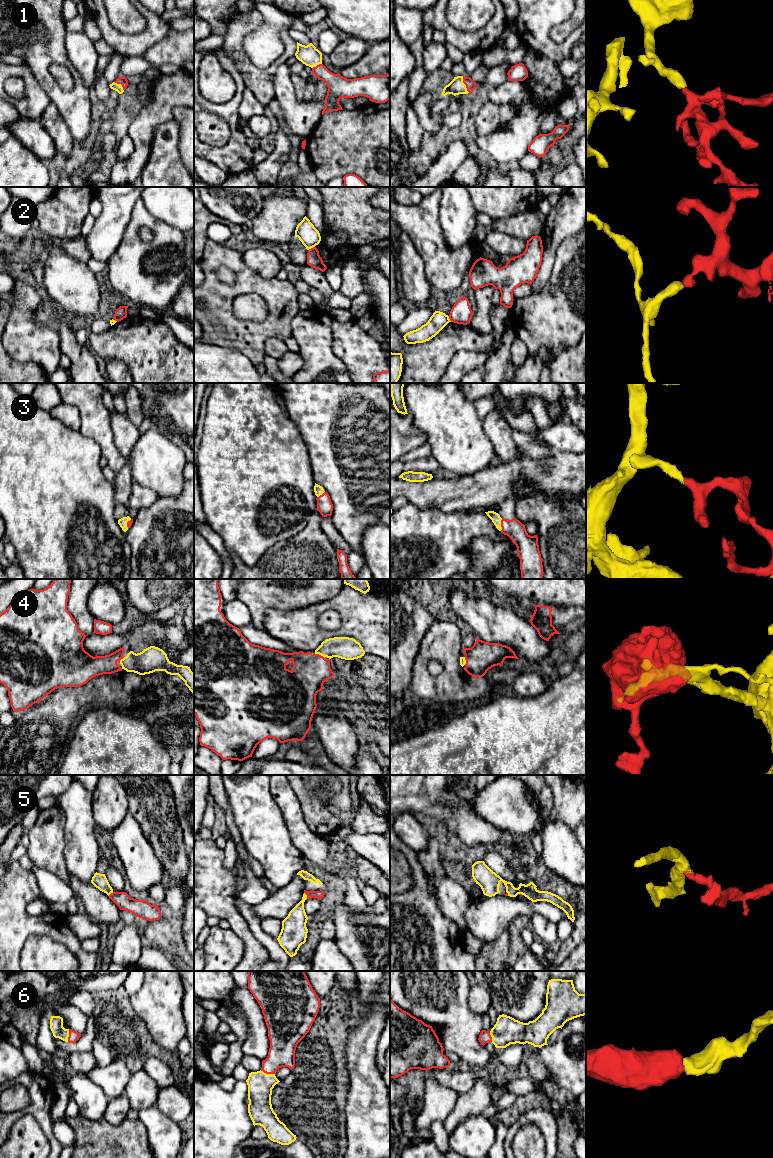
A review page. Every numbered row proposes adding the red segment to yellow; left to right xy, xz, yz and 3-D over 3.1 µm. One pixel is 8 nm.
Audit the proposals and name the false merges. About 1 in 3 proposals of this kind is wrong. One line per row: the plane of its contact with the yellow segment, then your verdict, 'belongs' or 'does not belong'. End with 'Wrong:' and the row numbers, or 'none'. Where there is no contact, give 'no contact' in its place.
1: yz | belongs
2: xz | does not belong
3: yz | belongs
4: xz | belongs
5: xz | belongs
6: xz | belongs
Wrong: 2

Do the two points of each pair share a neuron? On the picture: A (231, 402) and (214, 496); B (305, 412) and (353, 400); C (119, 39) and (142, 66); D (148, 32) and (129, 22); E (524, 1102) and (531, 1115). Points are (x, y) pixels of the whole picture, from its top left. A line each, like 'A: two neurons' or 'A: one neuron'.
A: one neuron
B: one neuron
C: two neurons
D: two neurons
E: two neurons

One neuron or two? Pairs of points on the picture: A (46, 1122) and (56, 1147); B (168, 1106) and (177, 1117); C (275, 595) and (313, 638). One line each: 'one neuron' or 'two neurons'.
A: one neuron
B: one neuron
C: two neurons

